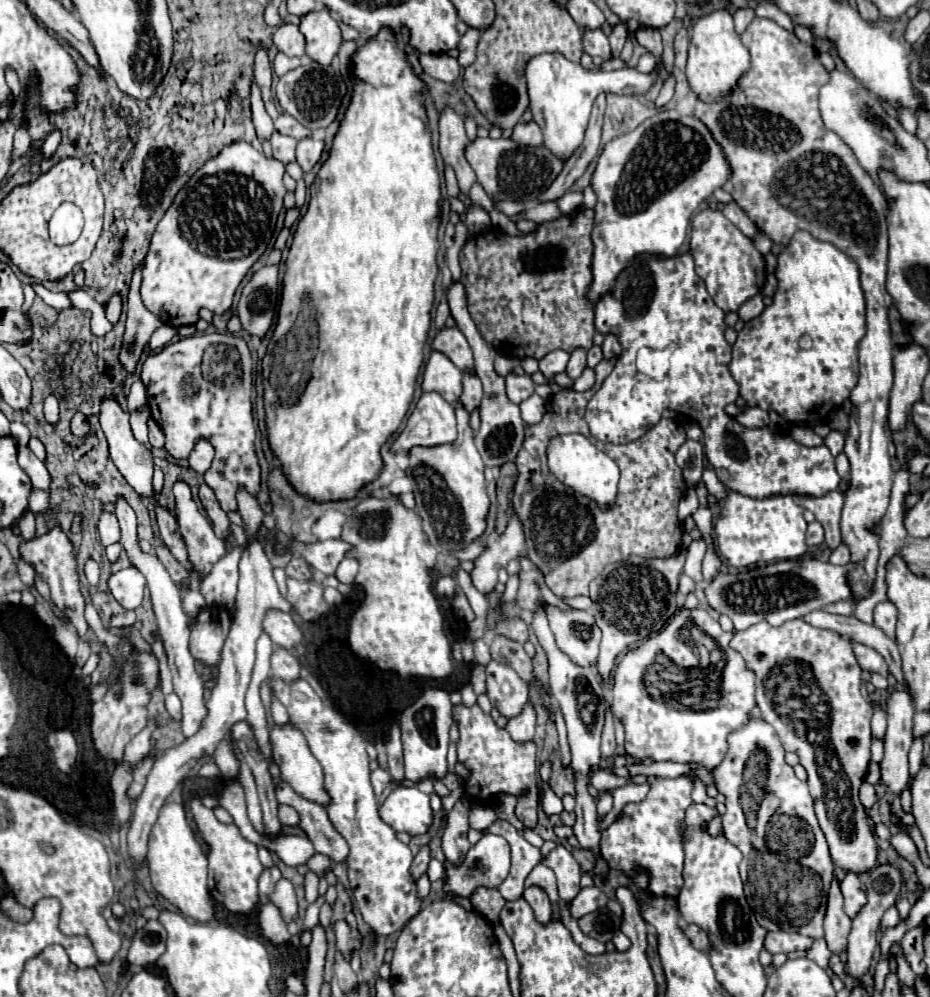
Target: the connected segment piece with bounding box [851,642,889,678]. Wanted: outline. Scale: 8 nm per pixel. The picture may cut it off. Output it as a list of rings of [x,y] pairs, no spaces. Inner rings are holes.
[[[851,642],[851,646],[853,646],[853,654],[855,654],[857,664],[859,664],[861,670],[877,672],[877,674],[881,674],[883,678],[889,676],[887,662],[883,660],[883,656],[879,656],[879,652],[875,652],[873,648],[867,648],[865,644],[859,644],[859,642]]]

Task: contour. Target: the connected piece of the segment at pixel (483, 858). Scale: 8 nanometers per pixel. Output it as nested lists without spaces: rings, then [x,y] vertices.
[[[485,834],[477,844],[473,844],[465,856],[465,860],[461,864],[451,864],[449,860],[445,860],[445,872],[447,878],[443,882],[443,892],[455,894],[455,896],[463,896],[469,898],[477,888],[487,886],[487,888],[499,888],[499,884],[507,878],[509,874],[509,866],[511,866],[511,856],[509,856],[509,842],[503,836],[493,836],[493,834]]]

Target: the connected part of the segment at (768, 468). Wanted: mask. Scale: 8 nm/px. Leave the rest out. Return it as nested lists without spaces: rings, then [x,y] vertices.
[[[691,252],[663,258],[653,254],[637,254],[631,264],[619,272],[615,286],[609,294],[595,302],[595,330],[601,334],[617,336],[621,354],[617,356],[613,372],[605,378],[603,386],[587,404],[585,420],[591,436],[601,442],[629,444],[641,438],[653,428],[663,410],[685,412],[703,430],[703,446],[709,464],[727,490],[733,490],[747,498],[769,496],[823,496],[837,490],[841,478],[835,470],[835,458],[827,446],[807,448],[797,444],[789,434],[775,432],[771,428],[743,428],[735,418],[725,412],[727,404],[733,404],[739,396],[739,386],[729,372],[731,344],[725,340],[725,312],[715,306],[705,290],[705,282],[697,276]]]

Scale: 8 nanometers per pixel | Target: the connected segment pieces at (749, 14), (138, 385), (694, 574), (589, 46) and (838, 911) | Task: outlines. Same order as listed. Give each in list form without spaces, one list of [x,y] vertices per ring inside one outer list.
[[[741,8],[741,10],[735,10],[733,12],[733,20],[735,20],[735,32],[737,34],[743,34],[745,28],[751,24],[751,20],[755,18],[755,10],[753,8]]]
[[[137,380],[137,382],[131,386],[131,392],[129,392],[129,410],[131,410],[131,412],[137,412],[145,402],[147,402],[147,390],[145,390],[143,382]]]
[[[693,540],[691,546],[687,548],[687,556],[685,556],[685,574],[691,576],[695,582],[703,582],[701,576],[701,562],[703,562],[703,554],[705,554],[705,540]]]
[[[589,30],[589,32],[585,32],[585,36],[583,36],[583,50],[587,54],[601,56],[603,60],[611,60],[613,58],[609,40],[603,34],[603,30]]]
[[[833,880],[829,896],[827,896],[827,914],[825,914],[825,940],[833,954],[841,954],[847,950],[847,936],[851,932],[851,918],[843,912],[843,896],[839,890],[839,882]]]

